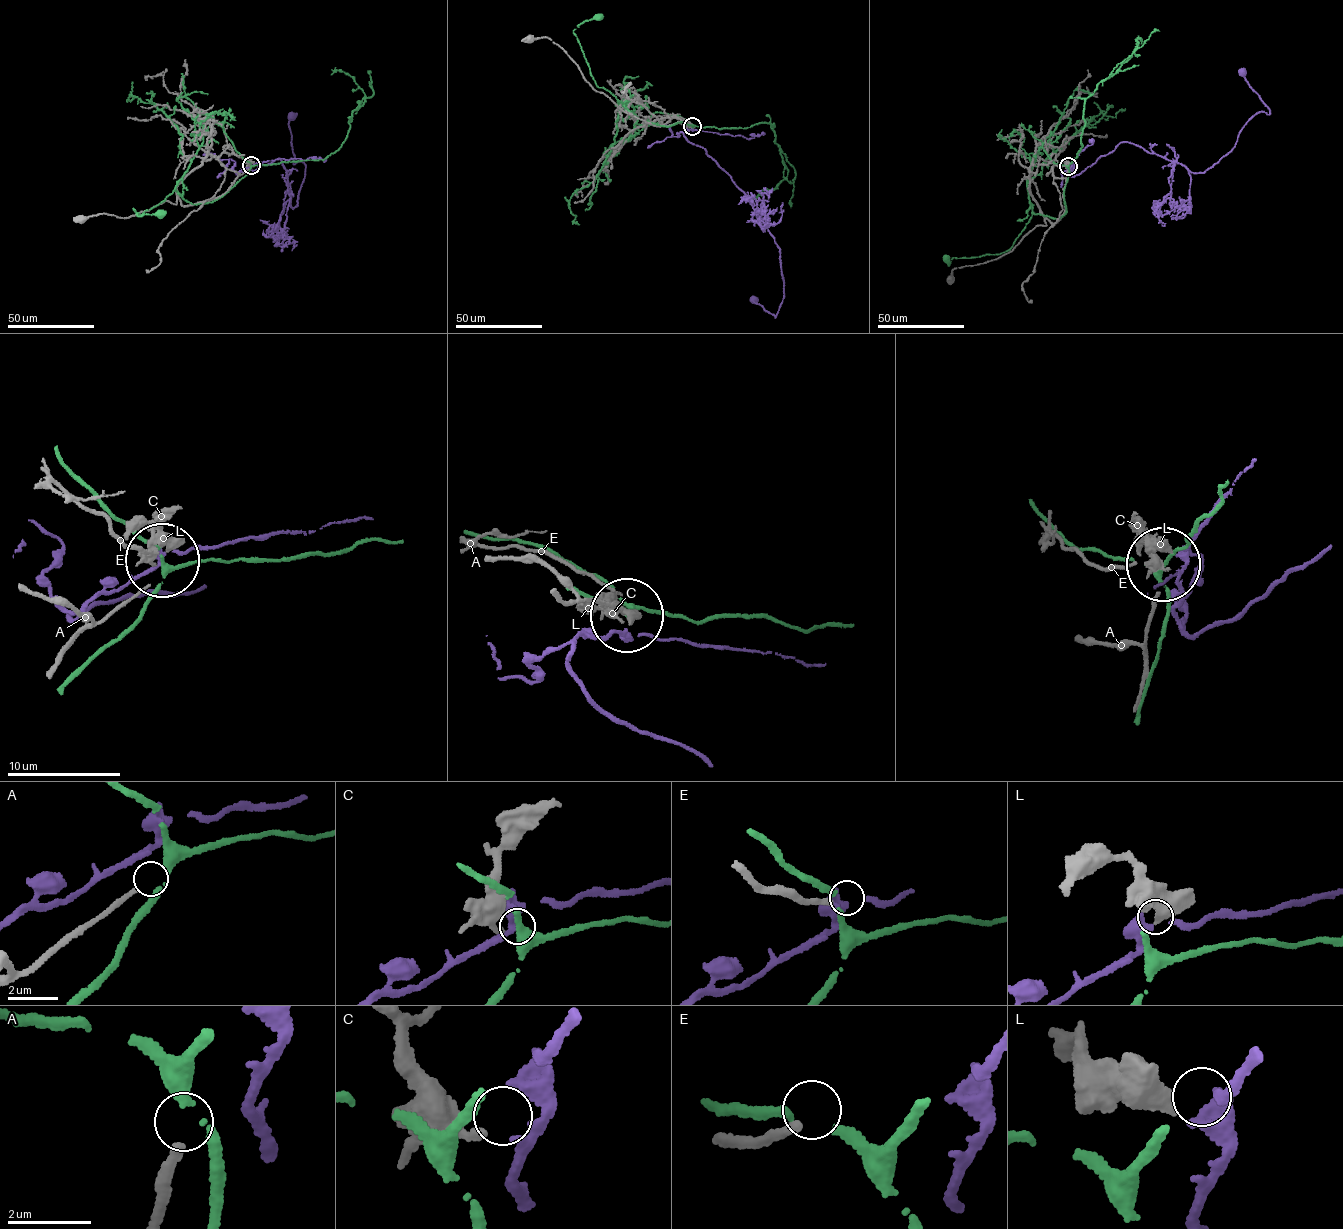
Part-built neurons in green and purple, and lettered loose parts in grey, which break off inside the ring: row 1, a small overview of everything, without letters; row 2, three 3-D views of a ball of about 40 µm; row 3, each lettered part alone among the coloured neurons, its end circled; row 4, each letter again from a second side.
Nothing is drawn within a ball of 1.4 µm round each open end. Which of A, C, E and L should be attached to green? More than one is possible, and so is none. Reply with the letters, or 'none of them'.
none of them

